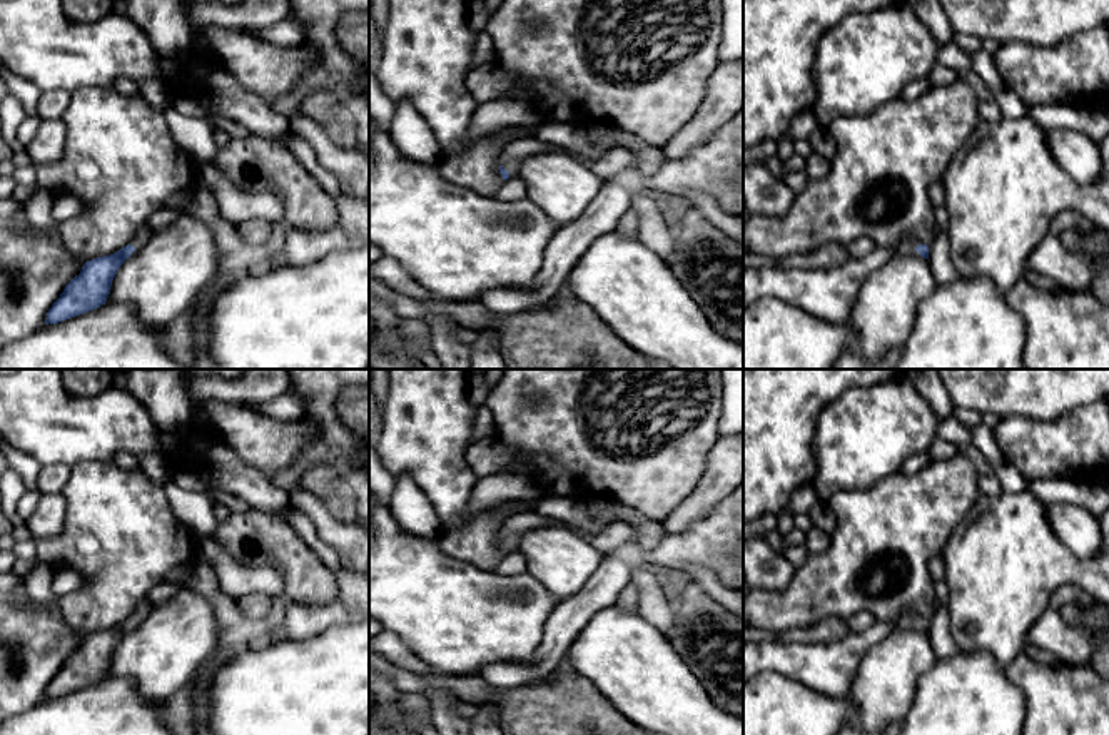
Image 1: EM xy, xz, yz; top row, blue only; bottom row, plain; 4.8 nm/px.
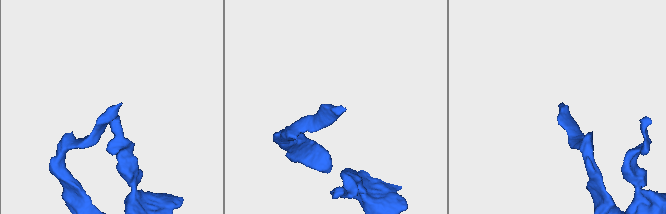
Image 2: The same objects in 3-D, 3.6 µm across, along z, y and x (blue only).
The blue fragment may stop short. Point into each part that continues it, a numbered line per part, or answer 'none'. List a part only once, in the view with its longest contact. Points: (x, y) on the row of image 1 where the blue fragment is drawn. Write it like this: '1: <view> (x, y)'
1: xy (142, 236)

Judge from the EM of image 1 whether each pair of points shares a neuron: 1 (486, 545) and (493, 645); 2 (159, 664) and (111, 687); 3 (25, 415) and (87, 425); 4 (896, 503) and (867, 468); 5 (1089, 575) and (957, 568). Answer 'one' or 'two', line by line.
1: two
2: two
3: one
4: two
5: one

